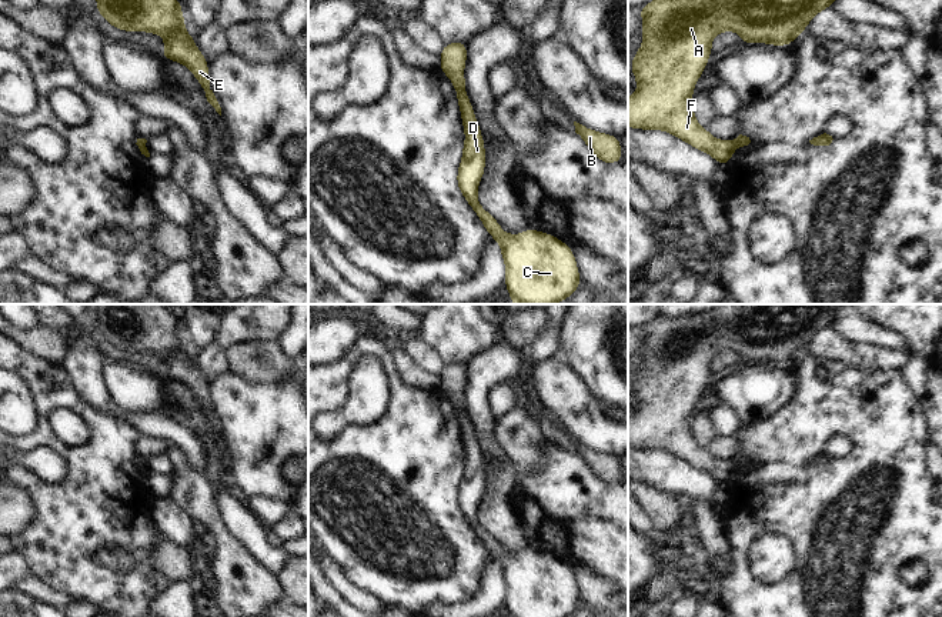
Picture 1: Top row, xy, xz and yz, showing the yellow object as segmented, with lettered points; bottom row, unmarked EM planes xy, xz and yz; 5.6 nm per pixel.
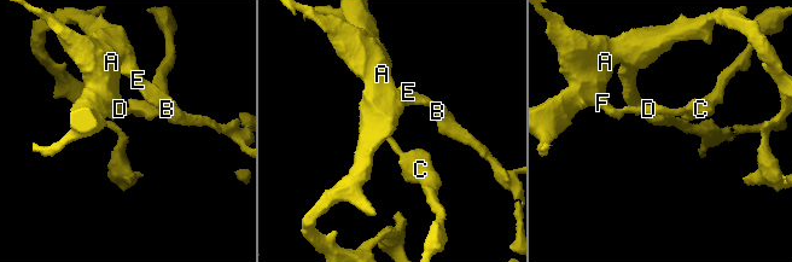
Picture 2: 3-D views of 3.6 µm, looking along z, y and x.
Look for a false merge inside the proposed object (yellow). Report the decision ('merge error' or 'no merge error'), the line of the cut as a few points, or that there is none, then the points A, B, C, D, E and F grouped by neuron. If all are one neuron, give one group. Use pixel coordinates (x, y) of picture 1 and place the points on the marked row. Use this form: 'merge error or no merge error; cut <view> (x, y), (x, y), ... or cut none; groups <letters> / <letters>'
merge error; cut xz (457, 90), (464, 92); groups A B E F / C D

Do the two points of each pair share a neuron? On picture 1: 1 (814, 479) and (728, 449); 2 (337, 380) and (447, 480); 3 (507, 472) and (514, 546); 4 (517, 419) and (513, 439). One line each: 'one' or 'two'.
1: two
2: one
3: one
4: one

